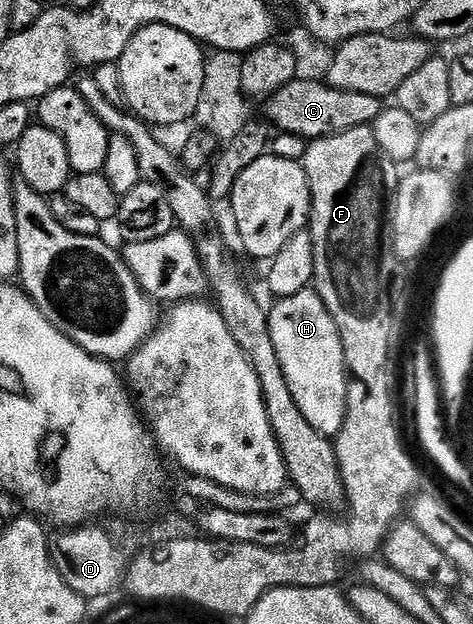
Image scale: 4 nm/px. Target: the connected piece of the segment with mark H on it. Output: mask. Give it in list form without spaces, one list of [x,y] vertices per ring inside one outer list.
[[[306,290],[278,299],[276,303],[268,309],[271,342],[275,342],[275,354],[279,354],[279,366],[283,366],[287,386],[291,386],[295,406],[303,410],[303,418],[315,430],[336,437],[345,421],[347,398],[347,371],[339,330],[316,291]]]

